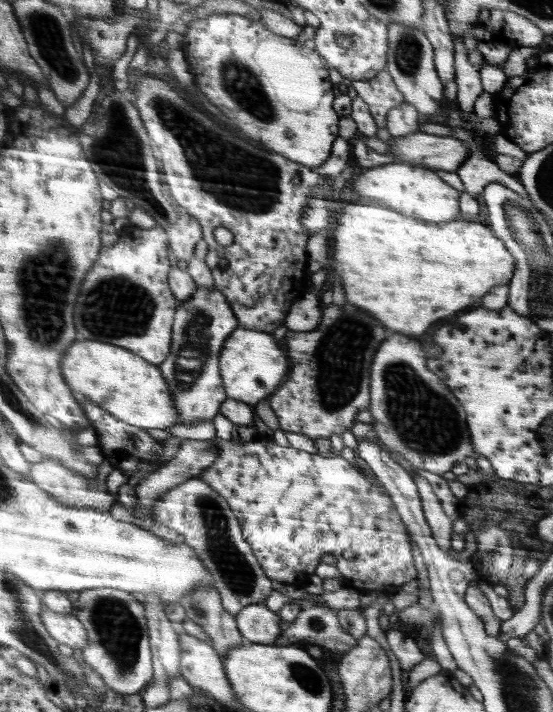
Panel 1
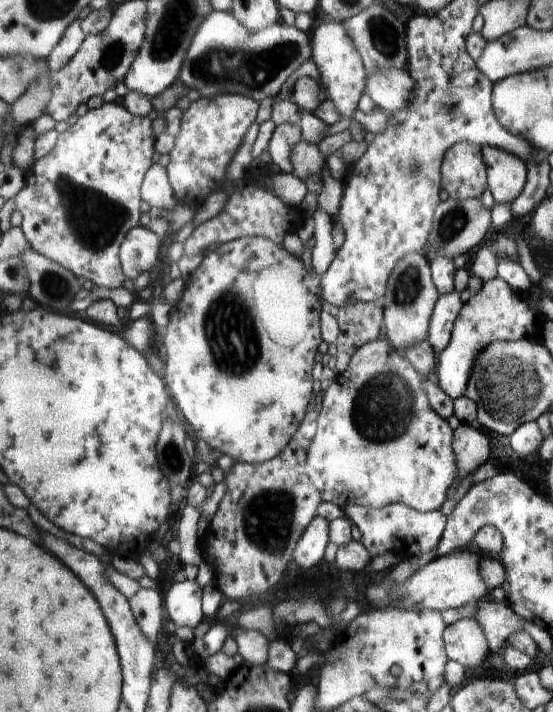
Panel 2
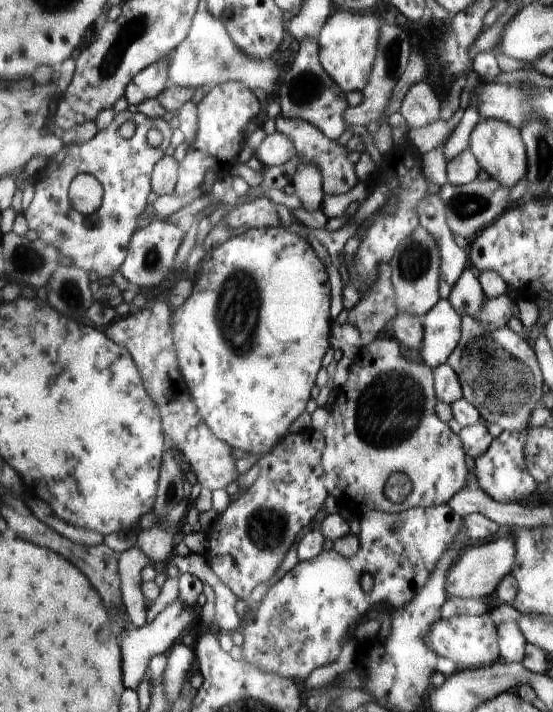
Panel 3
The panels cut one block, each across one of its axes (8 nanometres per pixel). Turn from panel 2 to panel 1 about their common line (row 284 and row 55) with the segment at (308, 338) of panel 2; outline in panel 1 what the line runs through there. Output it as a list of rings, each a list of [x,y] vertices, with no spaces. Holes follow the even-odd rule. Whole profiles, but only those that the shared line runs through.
[[[215,14],[215,16],[207,16],[207,20],[197,20],[195,24],[191,24],[191,28],[187,28],[187,32],[183,34],[183,44],[181,44],[181,50],[187,54],[187,64],[191,68],[191,74],[195,78],[195,86],[199,88],[199,92],[211,102],[215,104],[223,114],[227,114],[231,120],[235,120],[235,124],[249,136],[253,136],[255,140],[261,140],[269,150],[277,152],[277,154],[283,154],[285,158],[297,162],[297,164],[305,164],[313,170],[321,168],[329,156],[331,156],[331,150],[333,150],[333,142],[337,138],[341,138],[341,116],[335,112],[335,94],[333,94],[333,82],[331,82],[331,70],[327,68],[327,60],[317,54],[315,50],[309,50],[303,46],[303,40],[297,40],[297,38],[287,38],[287,36],[281,36],[281,34],[275,34],[273,30],[267,28],[267,24],[261,20],[261,22],[255,22],[251,20],[249,16],[241,16],[241,14]]]

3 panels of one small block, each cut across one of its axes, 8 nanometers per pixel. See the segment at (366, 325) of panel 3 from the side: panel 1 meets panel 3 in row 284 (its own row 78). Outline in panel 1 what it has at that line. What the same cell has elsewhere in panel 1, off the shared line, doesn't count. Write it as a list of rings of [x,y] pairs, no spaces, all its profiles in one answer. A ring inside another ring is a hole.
[[[383,70],[373,82],[351,82],[351,88],[355,88],[357,98],[367,102],[375,124],[379,124],[379,130],[387,128],[389,114],[395,112],[395,108],[403,108],[403,104],[407,104],[405,96],[399,92],[399,86],[387,70]]]

